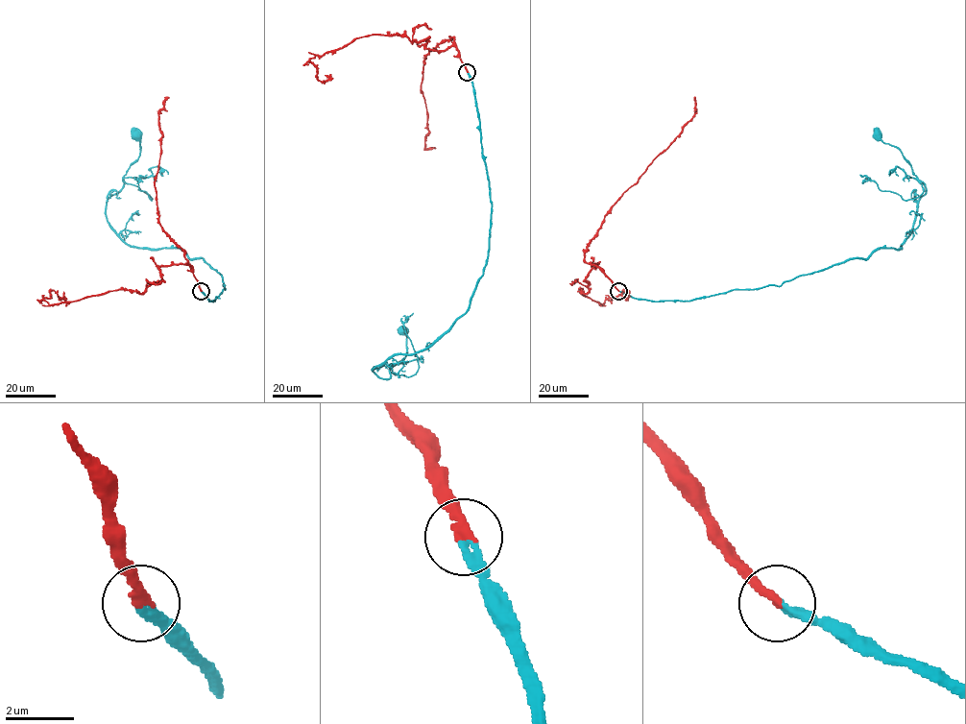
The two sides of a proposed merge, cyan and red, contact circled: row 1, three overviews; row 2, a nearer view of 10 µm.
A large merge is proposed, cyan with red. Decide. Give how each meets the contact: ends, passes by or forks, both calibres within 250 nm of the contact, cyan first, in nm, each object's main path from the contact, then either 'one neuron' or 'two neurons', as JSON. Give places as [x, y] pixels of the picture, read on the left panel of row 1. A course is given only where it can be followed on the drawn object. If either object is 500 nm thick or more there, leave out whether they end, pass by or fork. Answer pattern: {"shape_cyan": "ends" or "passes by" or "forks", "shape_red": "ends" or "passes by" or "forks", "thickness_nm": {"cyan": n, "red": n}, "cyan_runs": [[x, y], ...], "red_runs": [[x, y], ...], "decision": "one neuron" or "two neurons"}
{"shape_cyan": "ends", "shape_red": "ends", "thickness_nm": {"cyan": 300, "red": 300}, "cyan_runs": [[201, 291], [211, 301], [225, 289], [203, 258], [132, 248], [107, 220], [106, 203], [140, 153], [135, 134]], "red_runs": [[201, 291], [193, 269], [176, 264], [161, 265], [161, 279], [142, 293], [43, 300], [63, 292]], "decision": "one neuron"}

